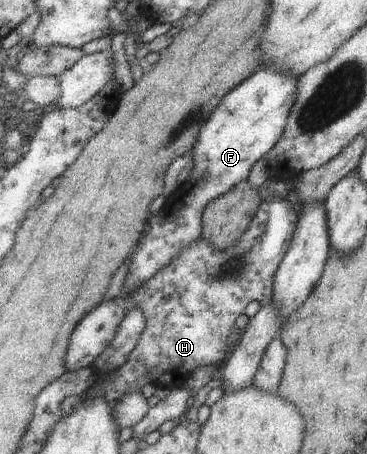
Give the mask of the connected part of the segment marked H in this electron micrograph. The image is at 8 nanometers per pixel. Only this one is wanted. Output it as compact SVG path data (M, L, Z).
M269 197L263 201L251 227L234 246L221 251L201 238L184 249L172 264L135 290L131 300L146 316L146 326L140 340L126 362L119 367L116 378L108 374L104 380L93 384L88 392L96 395L99 389L105 390L108 402L113 402L128 391L135 391L148 383L160 388L180 389L196 368L224 360L229 351L228 338L246 306L254 300L260 299L261 305L268 305L273 300L275 276L295 238L298 223L298 216L286 198Z

